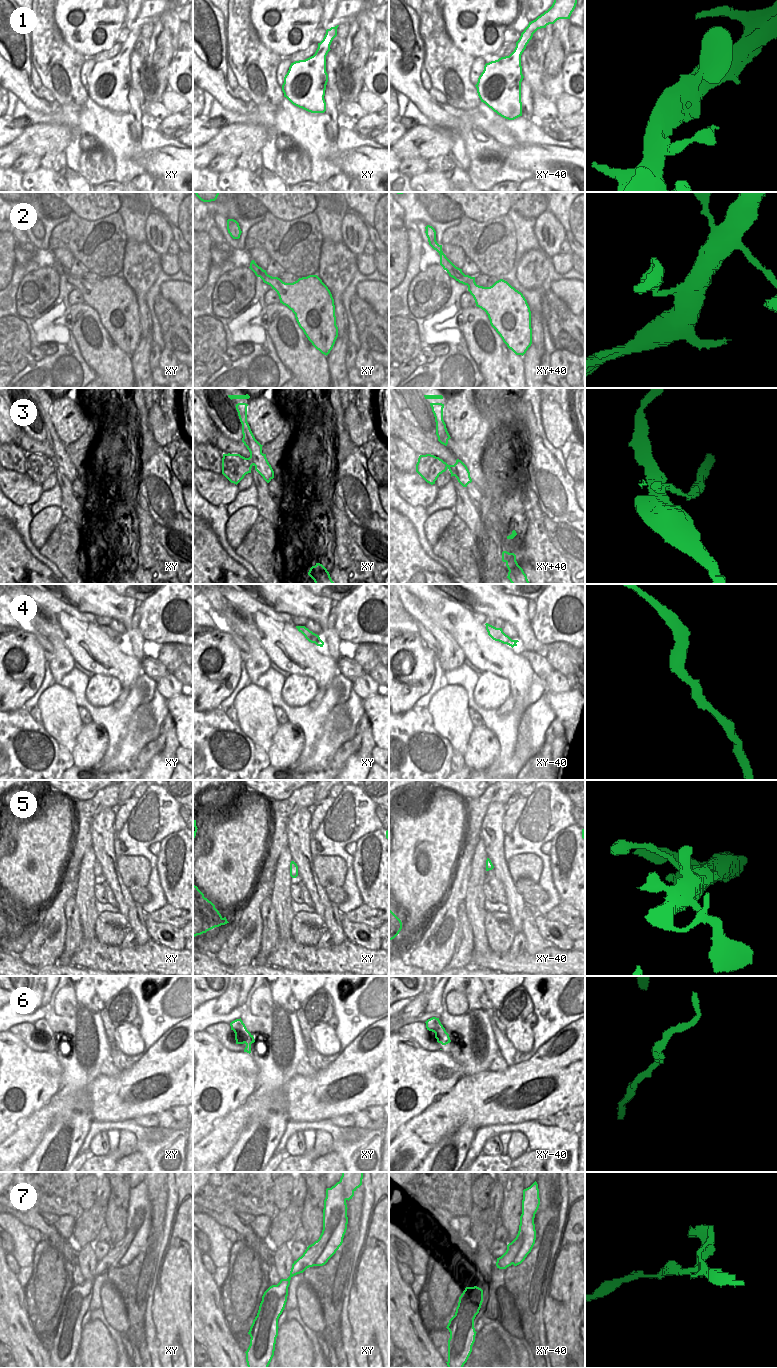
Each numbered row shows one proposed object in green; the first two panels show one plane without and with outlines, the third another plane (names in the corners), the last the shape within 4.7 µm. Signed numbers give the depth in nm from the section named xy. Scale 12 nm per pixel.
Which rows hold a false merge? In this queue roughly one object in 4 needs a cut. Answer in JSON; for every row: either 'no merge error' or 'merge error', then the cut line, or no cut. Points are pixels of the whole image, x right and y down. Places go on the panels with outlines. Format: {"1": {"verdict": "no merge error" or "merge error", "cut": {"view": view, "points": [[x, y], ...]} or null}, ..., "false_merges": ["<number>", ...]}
{"1": {"verdict": "no merge error", "cut": null}, "2": {"verdict": "no merge error", "cut": null}, "3": {"verdict": "merge error", "cut": {"view": "xy", "points": [[247, 458], [252, 465]]}}, "4": {"verdict": "no merge error", "cut": null}, "5": {"verdict": "no merge error", "cut": null}, "6": {"verdict": "merge error", "cut": {"view": "xy", "points": [[234, 1031], [235, 1037]]}}, "7": {"verdict": "merge error", "cut": {"view": "xy", "points": [[339, 1208], [339, 1223], [314, 1265]]}}, "false_merges": ["3", "6", "7"]}

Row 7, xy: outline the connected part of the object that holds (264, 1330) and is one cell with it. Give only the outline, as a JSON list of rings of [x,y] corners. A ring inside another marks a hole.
[[[335,1209],[319,1239],[309,1245],[303,1255],[294,1261],[290,1276],[281,1279],[277,1285],[270,1286],[264,1292],[257,1316],[248,1332],[251,1337],[250,1345],[245,1352],[248,1368],[268,1368],[274,1356],[279,1328],[278,1319],[285,1310],[290,1280],[307,1268],[315,1266],[316,1260],[322,1254],[339,1222],[340,1209]]]

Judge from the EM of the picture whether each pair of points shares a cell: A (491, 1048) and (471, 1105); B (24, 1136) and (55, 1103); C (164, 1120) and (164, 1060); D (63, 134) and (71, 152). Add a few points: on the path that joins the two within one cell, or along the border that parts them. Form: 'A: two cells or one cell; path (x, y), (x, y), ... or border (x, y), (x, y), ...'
A: two cells; border (488, 1070), (463, 1076)
B: one cell; path (32, 1128), (48, 1111)
C: two cells; border (167, 1110), (161, 1110), (155, 1114)
D: two cells; border (74, 138), (63, 151)

